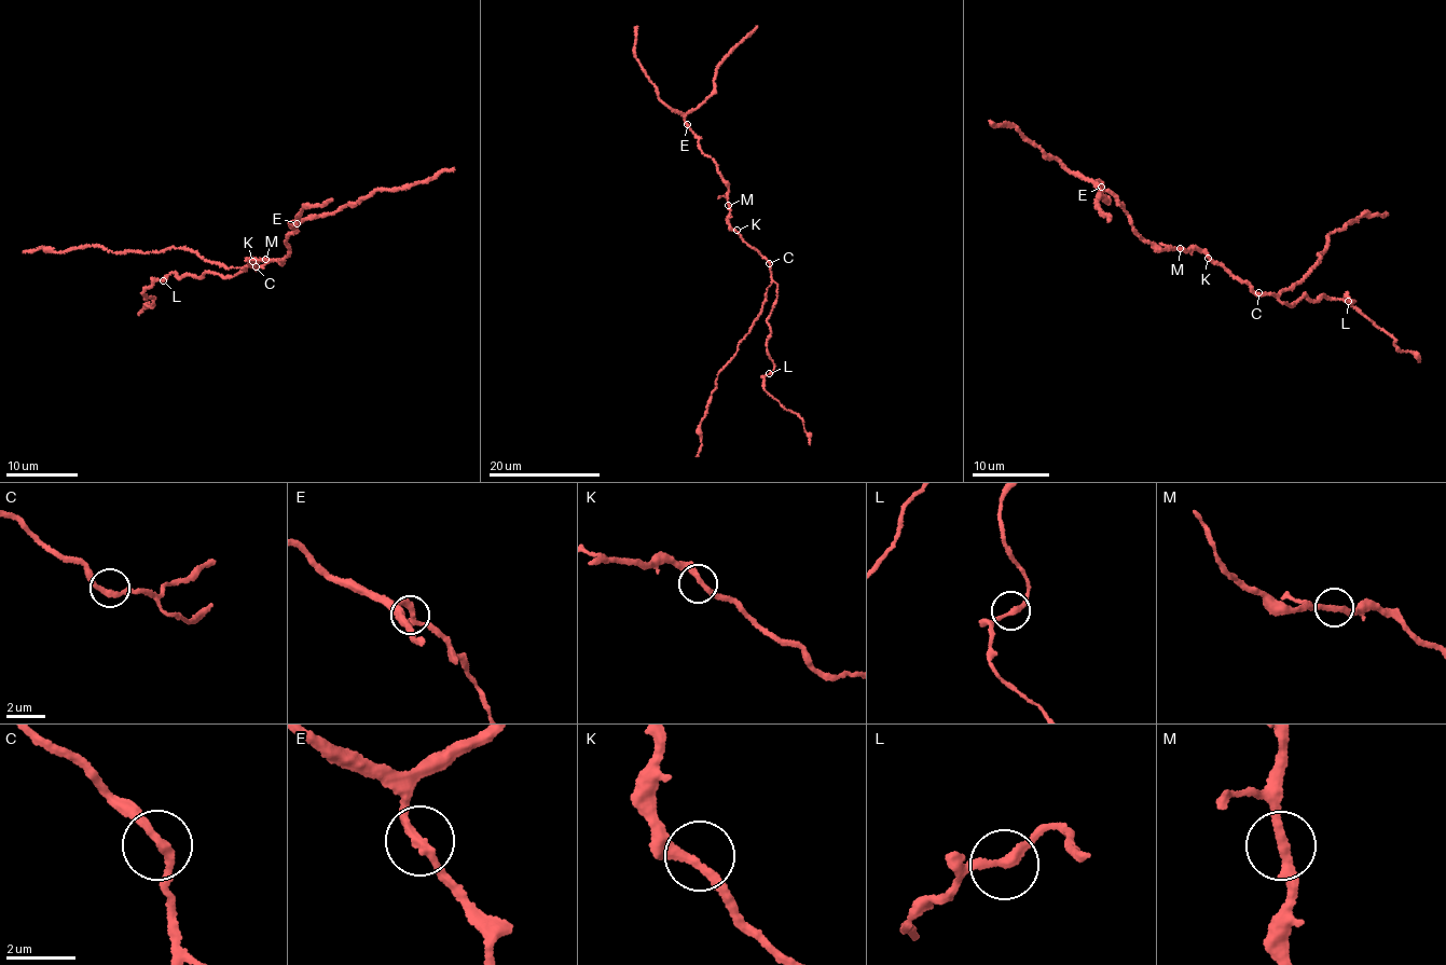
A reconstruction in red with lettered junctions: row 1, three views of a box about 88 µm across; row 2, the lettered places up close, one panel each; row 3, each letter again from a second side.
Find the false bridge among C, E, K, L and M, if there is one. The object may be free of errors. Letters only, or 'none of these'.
none of these

